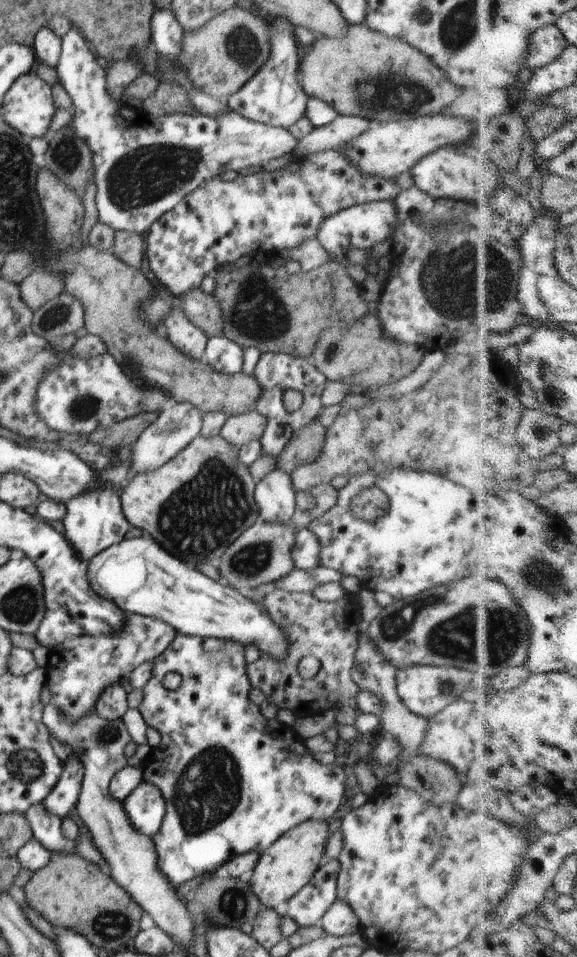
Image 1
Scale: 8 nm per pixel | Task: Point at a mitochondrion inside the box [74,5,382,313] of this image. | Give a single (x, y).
(142, 176)

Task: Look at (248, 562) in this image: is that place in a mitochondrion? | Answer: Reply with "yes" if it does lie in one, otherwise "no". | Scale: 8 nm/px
yes

